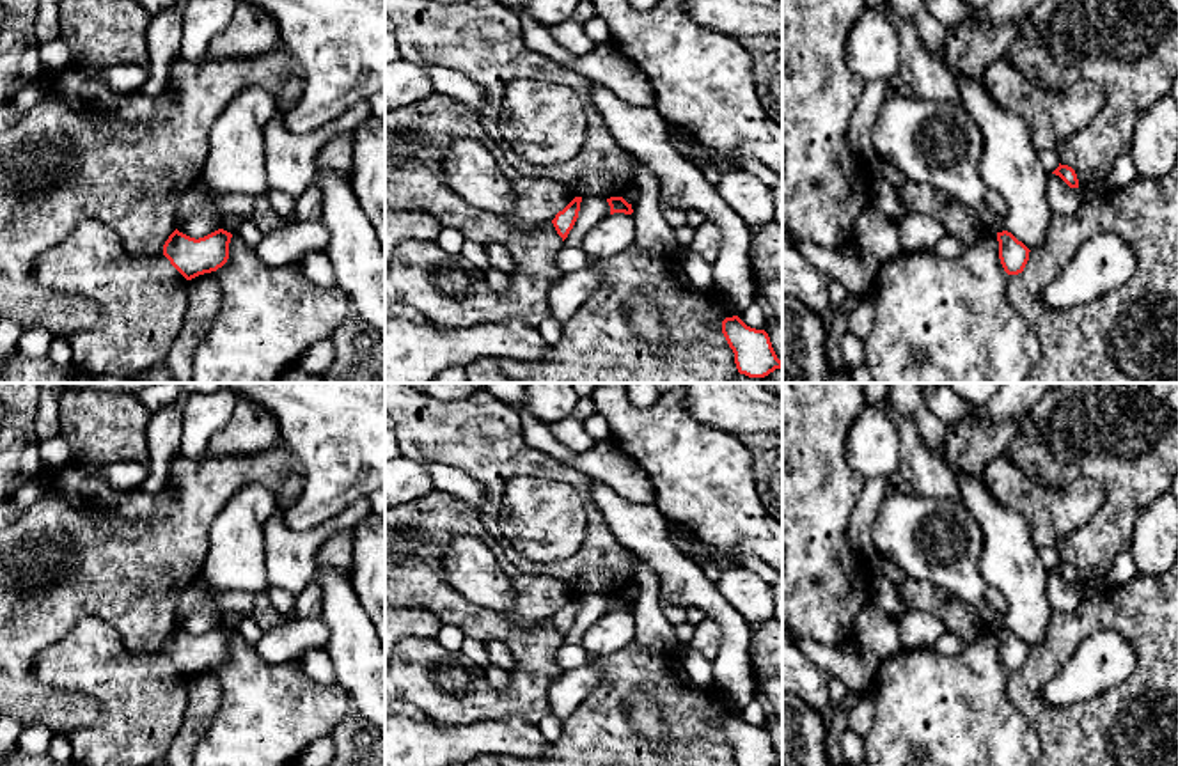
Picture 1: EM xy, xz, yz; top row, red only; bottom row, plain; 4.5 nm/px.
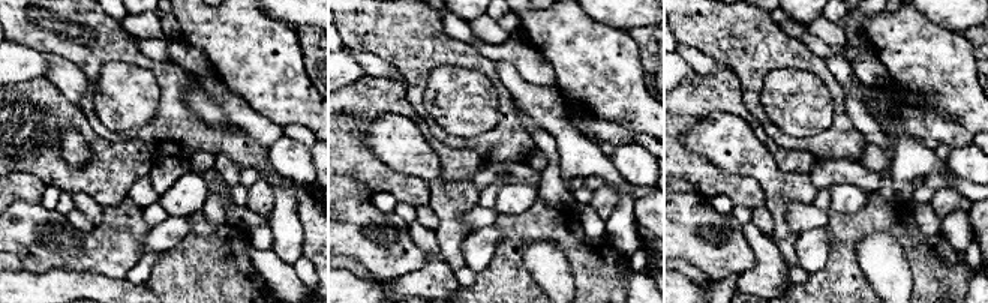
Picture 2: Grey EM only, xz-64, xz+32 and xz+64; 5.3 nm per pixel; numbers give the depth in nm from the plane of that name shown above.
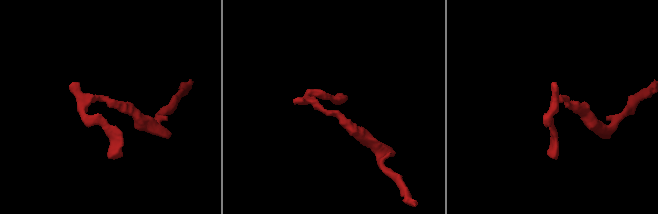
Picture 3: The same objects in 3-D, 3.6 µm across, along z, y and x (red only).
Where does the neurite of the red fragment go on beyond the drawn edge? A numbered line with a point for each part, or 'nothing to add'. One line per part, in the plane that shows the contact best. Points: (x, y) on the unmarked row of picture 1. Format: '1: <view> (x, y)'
nothing to add

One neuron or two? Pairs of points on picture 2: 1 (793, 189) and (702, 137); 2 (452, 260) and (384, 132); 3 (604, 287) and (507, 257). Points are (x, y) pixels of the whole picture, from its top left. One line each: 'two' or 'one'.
1: one
2: one
3: one

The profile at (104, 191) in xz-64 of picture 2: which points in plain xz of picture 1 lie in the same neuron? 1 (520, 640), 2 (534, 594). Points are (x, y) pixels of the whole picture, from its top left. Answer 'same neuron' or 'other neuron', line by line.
1: other neuron
2: same neuron

